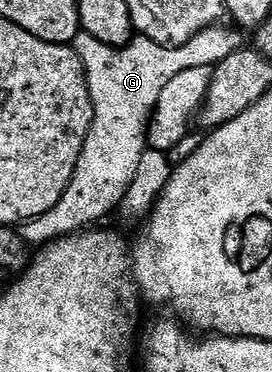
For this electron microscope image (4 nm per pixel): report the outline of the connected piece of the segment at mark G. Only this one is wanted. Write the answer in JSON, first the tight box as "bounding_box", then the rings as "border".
{"bounding_box":[18,26,241,246],"border":[[[225,26],[207,28],[198,33],[190,42],[177,48],[169,48],[167,44],[154,44],[143,39],[133,39],[131,44],[122,48],[111,48],[94,39],[89,32],[81,30],[74,41],[74,51],[84,64],[84,76],[88,79],[88,89],[92,99],[92,125],[88,131],[86,142],[82,146],[82,154],[78,158],[78,166],[70,178],[70,186],[66,186],[66,194],[58,198],[58,206],[54,210],[46,210],[46,214],[38,214],[38,218],[30,218],[19,225],[18,231],[24,243],[29,246],[43,246],[52,240],[61,240],[64,236],[73,236],[75,232],[91,229],[99,220],[104,220],[112,211],[119,209],[126,198],[126,190],[130,190],[130,182],[134,182],[134,174],[138,171],[138,162],[148,148],[148,120],[152,117],[154,106],[162,89],[174,77],[182,74],[182,70],[194,70],[194,66],[206,66],[213,69],[230,54],[241,51],[241,33],[231,32]]]}

